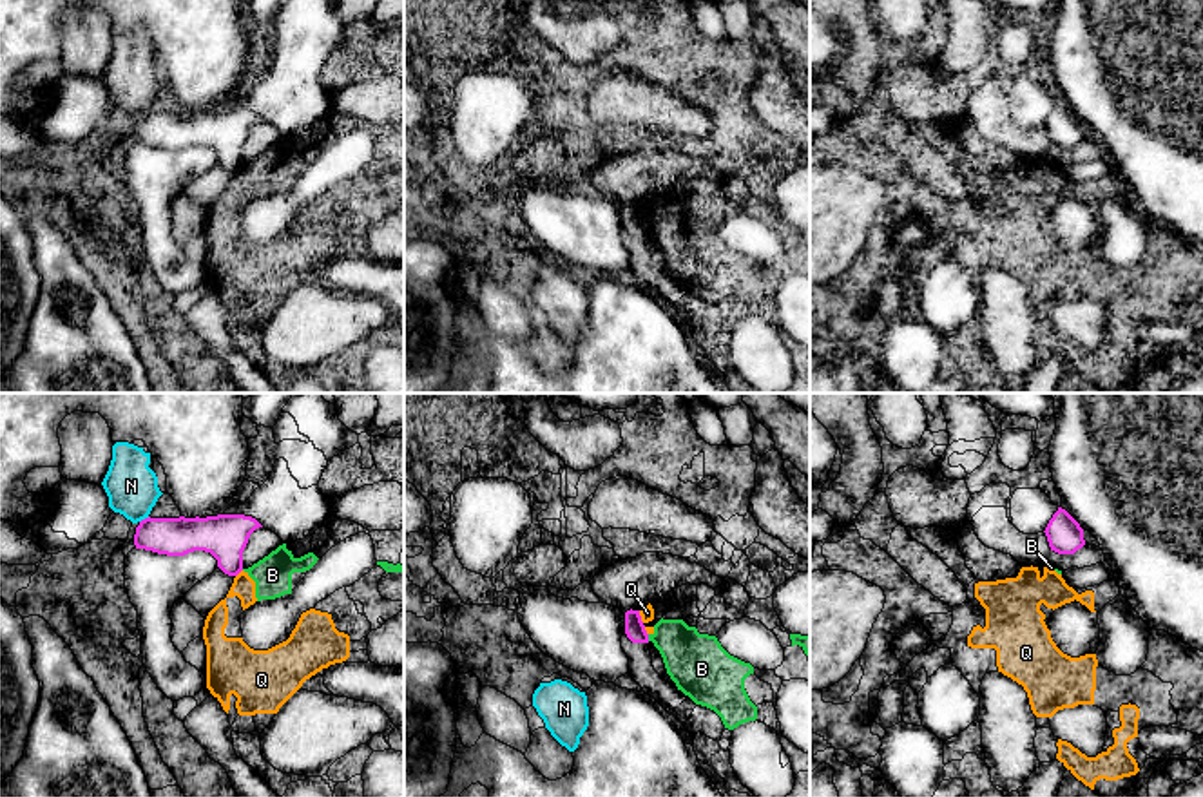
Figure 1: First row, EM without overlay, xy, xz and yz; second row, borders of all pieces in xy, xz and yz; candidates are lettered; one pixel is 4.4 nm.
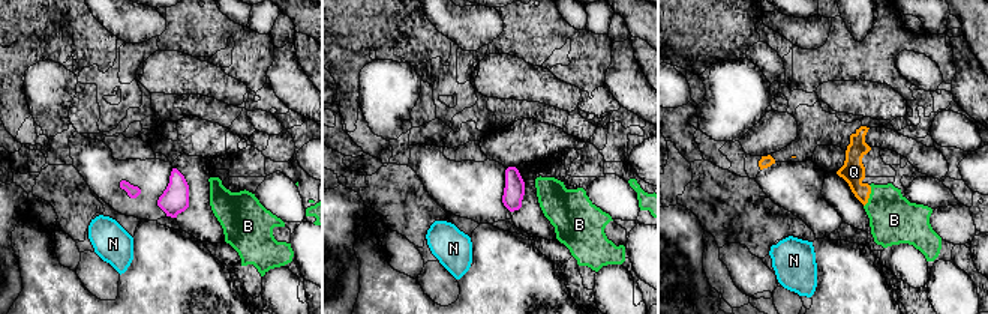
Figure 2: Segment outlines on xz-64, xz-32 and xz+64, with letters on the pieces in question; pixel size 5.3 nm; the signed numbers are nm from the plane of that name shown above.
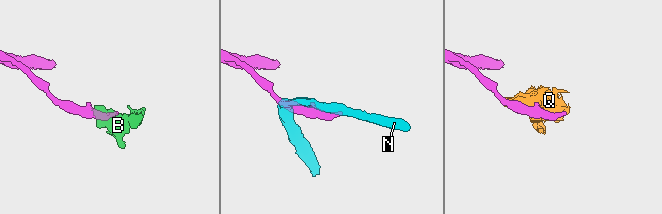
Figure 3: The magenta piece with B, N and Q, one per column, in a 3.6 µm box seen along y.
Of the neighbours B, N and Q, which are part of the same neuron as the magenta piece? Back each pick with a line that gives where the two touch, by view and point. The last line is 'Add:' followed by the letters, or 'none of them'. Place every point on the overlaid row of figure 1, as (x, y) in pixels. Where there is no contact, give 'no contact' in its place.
Add: none of them

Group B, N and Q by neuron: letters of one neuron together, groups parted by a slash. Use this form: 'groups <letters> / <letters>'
groups B Q / N

